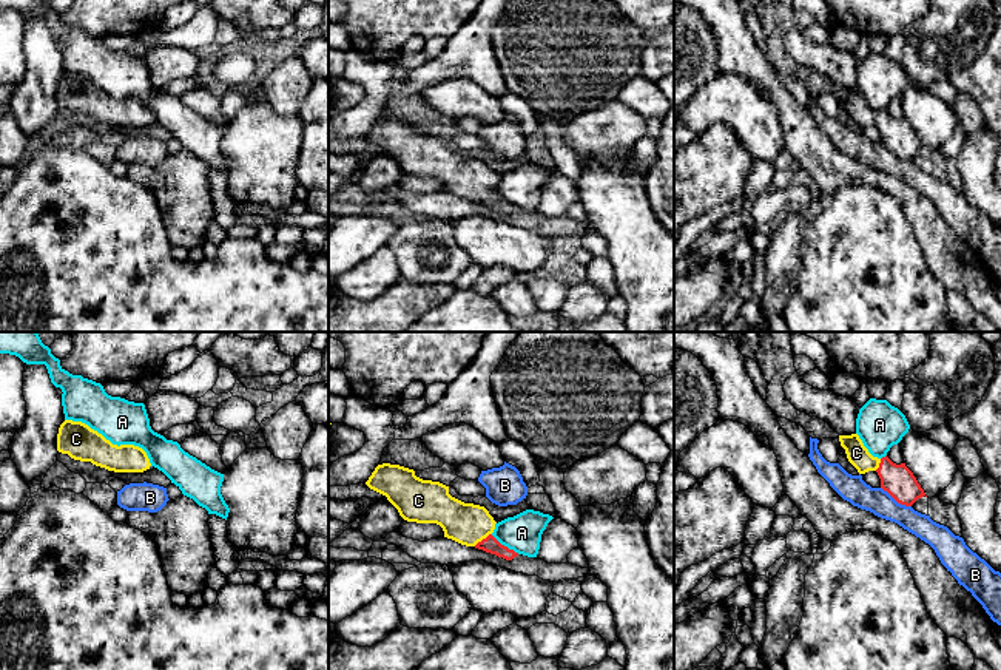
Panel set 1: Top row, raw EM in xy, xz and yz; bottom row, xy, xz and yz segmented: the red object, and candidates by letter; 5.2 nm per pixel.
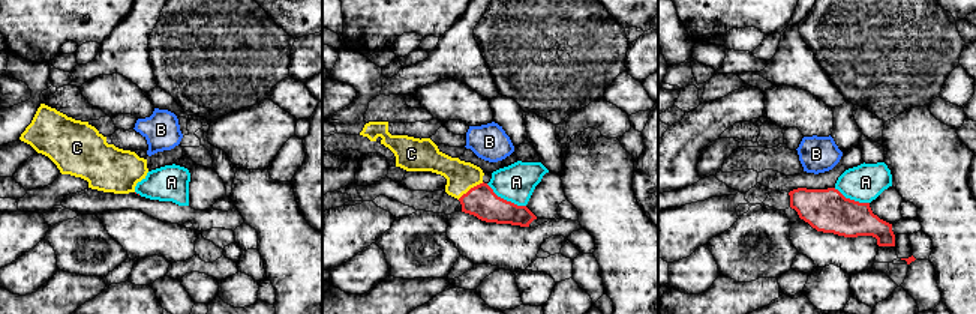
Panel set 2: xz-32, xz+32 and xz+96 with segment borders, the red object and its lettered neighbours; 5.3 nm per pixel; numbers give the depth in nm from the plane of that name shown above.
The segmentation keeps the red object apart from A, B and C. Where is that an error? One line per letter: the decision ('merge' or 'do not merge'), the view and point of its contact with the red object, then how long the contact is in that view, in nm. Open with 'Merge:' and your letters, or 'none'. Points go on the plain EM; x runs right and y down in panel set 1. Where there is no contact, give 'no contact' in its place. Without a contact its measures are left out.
Merge: C
A: do not merge; contact xz (503, 199); length 180 nm
B: do not merge; contact yz (896, 155); length 190 nm
C: merge; contact xz (483, 193); length 120 nm

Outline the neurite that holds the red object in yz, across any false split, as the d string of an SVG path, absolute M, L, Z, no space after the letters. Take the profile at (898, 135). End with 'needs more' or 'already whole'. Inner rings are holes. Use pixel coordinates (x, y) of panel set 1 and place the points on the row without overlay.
M858 88L839 90L841 100L845 103L848 116L859 128L876 125L881 133L881 142L887 145L898 157L912 161L925 147L905 117L896 119L887 110L873 111L864 100Z; needs more

